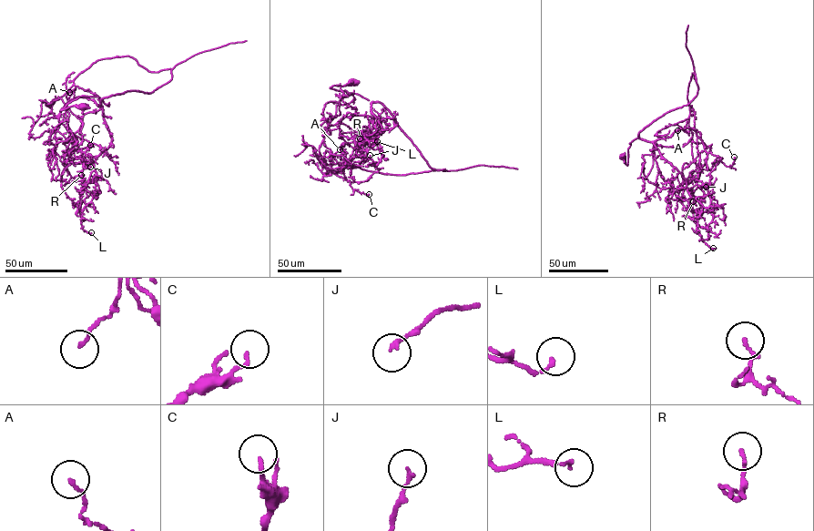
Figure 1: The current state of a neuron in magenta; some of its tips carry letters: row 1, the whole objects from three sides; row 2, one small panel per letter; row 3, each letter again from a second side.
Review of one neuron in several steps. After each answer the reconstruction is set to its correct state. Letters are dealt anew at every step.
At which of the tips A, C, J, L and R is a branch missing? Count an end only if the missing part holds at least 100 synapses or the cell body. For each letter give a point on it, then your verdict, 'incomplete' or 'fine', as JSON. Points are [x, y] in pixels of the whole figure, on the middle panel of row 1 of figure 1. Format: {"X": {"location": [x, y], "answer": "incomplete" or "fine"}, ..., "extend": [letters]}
{"A": {"location": [340, 149], "answer": "fine"}, "C": {"location": [369, 194], "answer": "fine"}, "J": {"location": [370, 155], "answer": "fine"}, "L": {"location": [377, 141], "answer": "fine"}, "R": {"location": [360, 138], "answer": "fine"}, "extend": []}

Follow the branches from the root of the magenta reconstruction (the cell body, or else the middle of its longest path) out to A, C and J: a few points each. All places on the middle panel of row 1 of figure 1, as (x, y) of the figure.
A: (351, 81), (330, 87), (371, 102), (373, 125), (351, 160), (340, 158), (340, 149)
C: (351, 81), (330, 87), (371, 102), (372, 127), (353, 158), (333, 172), (351, 181), (353, 189), (369, 194)
J: (351, 81), (330, 87), (371, 102), (372, 127), (353, 158), (333, 172), (353, 182), (350, 167), (370, 155)

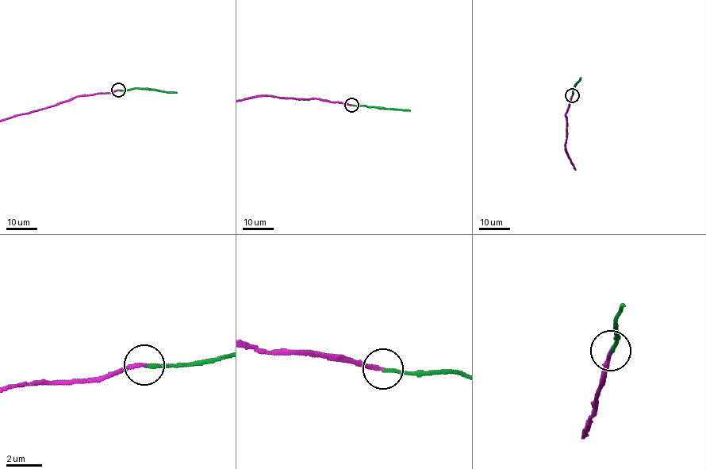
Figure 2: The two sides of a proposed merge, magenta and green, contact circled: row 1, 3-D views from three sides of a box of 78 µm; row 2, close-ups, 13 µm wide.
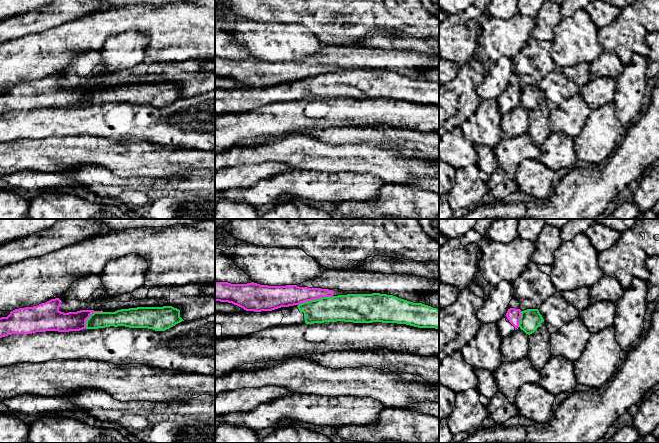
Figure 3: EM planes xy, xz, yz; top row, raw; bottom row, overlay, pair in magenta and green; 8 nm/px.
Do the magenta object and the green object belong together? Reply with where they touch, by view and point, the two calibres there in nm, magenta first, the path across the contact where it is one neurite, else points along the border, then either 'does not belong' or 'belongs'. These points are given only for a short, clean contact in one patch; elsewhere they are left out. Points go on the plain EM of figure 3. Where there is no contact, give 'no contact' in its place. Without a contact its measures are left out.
xz (315, 75) | 180/200 nm | along xz (333, 72), (322, 72), (301, 78), (298, 81) | does not belong

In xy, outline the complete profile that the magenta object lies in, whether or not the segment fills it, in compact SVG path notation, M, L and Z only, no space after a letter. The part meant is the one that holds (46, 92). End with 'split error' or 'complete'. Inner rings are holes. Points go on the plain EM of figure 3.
M55 74L37 82L19 84L11 87L7 93L0 94L0 114L12 110L32 110L46 107L80 107L86 105L86 96L91 90L94 88L103 88L102 86L80 86L77 88L64 89L59 86L61 79L62 77L59 74Z; complete

